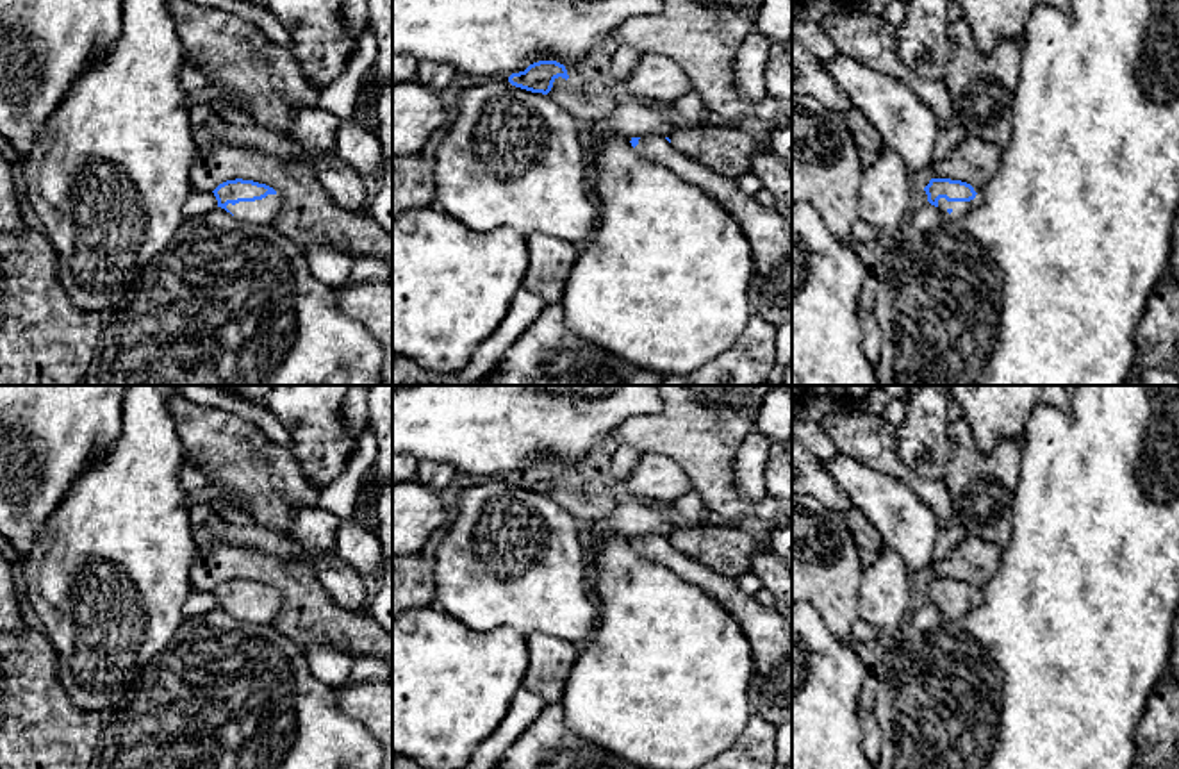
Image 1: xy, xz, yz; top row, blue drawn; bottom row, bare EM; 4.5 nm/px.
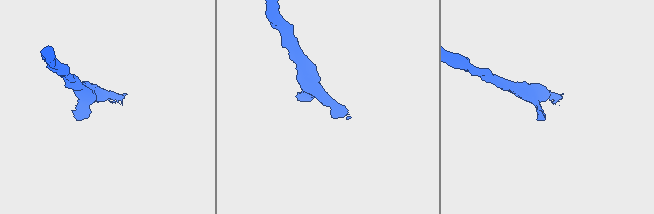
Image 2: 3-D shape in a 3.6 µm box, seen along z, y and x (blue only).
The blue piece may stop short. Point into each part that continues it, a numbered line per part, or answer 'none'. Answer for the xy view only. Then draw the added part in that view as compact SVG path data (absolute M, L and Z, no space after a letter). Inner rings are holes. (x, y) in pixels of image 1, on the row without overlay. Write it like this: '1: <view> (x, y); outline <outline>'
1: xy (264, 611); outline M268 594L255 601L228 603L227 608L246 623L271 624L282 608L282 594Z

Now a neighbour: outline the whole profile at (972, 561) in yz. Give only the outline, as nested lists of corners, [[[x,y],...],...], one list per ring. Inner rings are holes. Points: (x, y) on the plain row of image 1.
[[[969,535],[944,560],[931,564],[933,578],[961,580],[981,591],[999,571],[1002,550]]]

